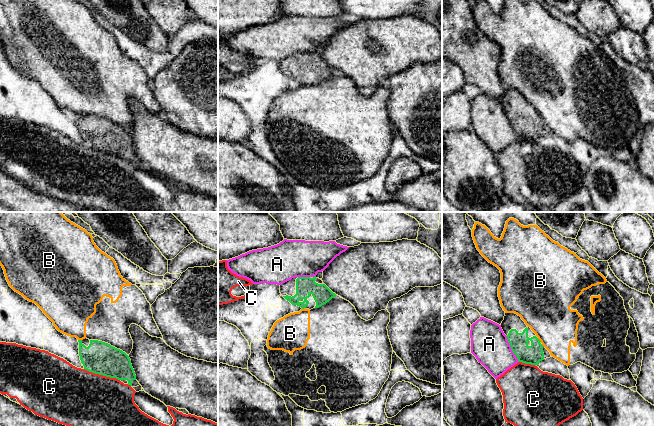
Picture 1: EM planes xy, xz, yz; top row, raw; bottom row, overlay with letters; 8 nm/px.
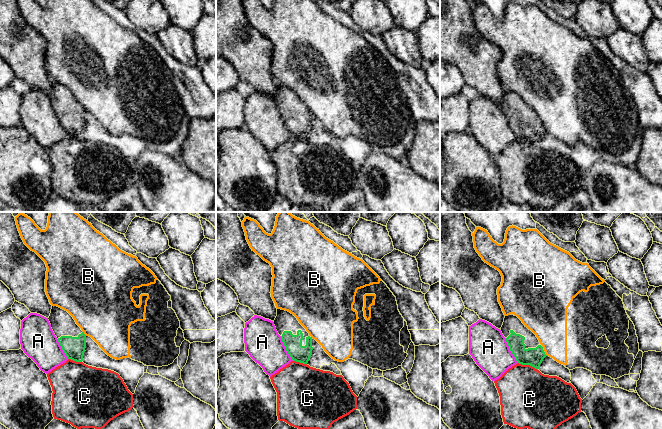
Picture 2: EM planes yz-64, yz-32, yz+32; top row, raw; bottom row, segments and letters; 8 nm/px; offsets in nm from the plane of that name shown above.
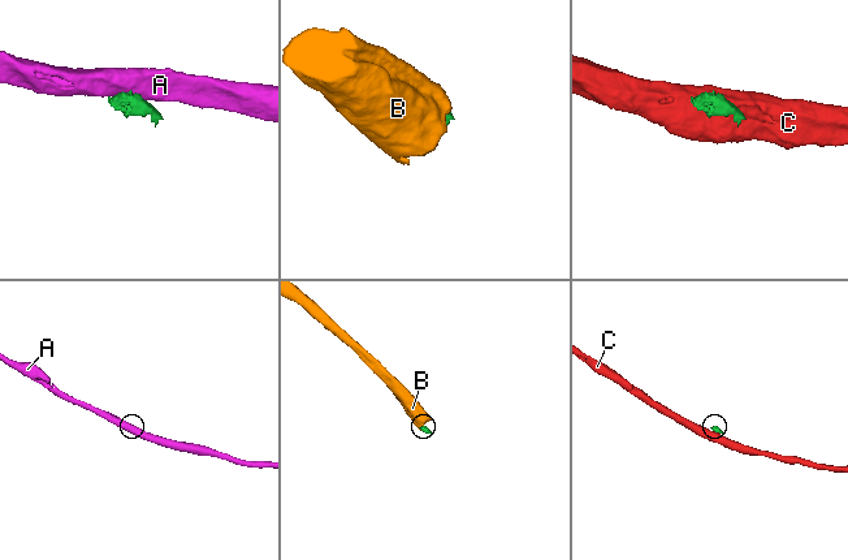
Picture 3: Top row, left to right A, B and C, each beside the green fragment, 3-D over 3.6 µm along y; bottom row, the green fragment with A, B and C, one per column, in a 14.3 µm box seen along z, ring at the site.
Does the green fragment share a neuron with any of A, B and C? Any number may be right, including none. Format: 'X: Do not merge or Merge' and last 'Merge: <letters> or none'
A: Do not merge
B: Do not merge
C: Do not merge
Merge: none

